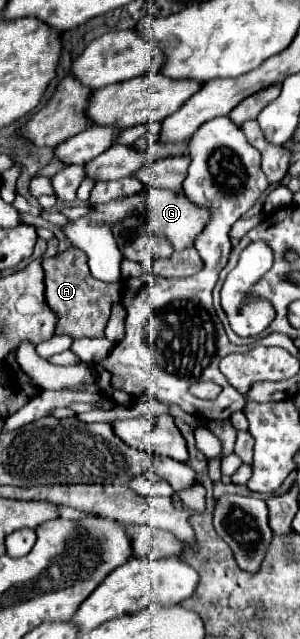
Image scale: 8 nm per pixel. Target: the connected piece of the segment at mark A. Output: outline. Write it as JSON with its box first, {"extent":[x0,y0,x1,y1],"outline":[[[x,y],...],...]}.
{"extent":[43,252,121,338],"outline":[[[61,252],[43,260],[45,270],[45,302],[57,316],[55,334],[67,334],[71,338],[101,338],[103,328],[111,316],[113,302],[121,300],[121,282],[101,282],[91,276],[85,254]]]}

